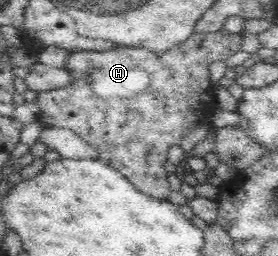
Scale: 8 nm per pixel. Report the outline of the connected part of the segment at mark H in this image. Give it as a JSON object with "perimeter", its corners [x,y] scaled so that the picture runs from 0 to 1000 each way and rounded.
{"perimeter":[[[698,129],[655,172],[597,195],[547,203],[540,188],[424,180],[396,199],[273,199],[252,215],[234,266],[266,320],[245,344],[155,355],[129,387],[144,426],[129,473],[155,500],[248,500],[324,570],[353,586],[345,625],[406,652],[442,680],[504,746],[590,781],[615,754],[604,715],[608,676],[590,641],[604,617],[604,578],[647,566],[655,531],[683,500],[712,492],[745,453],[748,406],[734,379],[763,367],[766,328],[755,258],[784,234],[806,242],[863,195],[871,133],[712,133]]]}

